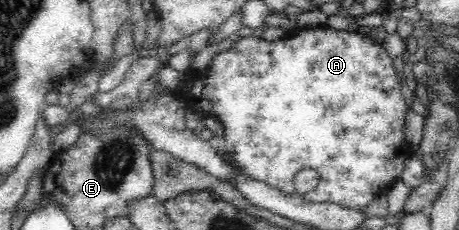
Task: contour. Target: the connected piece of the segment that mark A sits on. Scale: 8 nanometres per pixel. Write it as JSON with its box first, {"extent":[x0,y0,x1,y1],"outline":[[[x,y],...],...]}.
{"extent":[174,27,414,210],"outline":[[[328,27],[304,28],[298,35],[280,41],[264,41],[253,35],[240,39],[234,43],[228,51],[218,53],[212,59],[212,63],[203,71],[193,71],[191,68],[184,72],[184,81],[174,92],[185,107],[193,111],[203,112],[205,116],[214,116],[220,121],[224,128],[224,139],[227,153],[230,153],[232,161],[236,163],[239,171],[248,178],[264,182],[287,194],[296,193],[294,177],[302,169],[314,169],[320,175],[319,184],[304,195],[307,202],[315,204],[336,204],[353,210],[362,210],[371,203],[380,193],[397,178],[401,178],[406,159],[414,152],[410,145],[404,141],[404,122],[409,106],[406,104],[400,91],[399,75],[394,70],[393,59],[388,55],[380,41],[373,38],[362,37],[362,33],[351,33],[336,31]]]}

